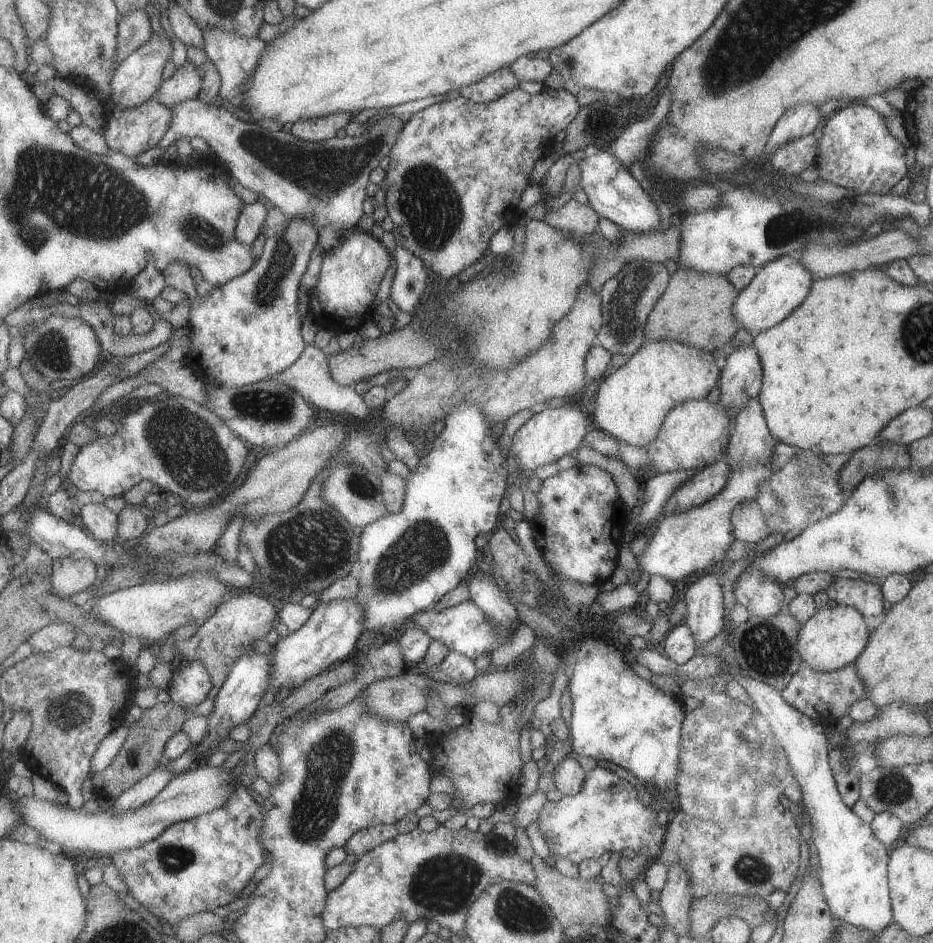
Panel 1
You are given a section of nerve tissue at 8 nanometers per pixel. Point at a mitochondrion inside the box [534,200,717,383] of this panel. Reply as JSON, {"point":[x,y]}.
{"point":[633,288]}

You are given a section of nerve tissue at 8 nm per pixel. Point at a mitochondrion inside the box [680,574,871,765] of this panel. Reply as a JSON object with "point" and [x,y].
{"point":[759,645]}

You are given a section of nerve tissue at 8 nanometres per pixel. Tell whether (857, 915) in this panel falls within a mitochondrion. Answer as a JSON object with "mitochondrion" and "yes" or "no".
{"mitochondrion":"no"}

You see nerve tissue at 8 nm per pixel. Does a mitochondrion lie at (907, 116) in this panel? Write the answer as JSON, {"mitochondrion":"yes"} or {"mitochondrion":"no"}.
{"mitochondrion":"no"}

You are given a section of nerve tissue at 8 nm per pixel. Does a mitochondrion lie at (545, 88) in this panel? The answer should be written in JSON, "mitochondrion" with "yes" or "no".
{"mitochondrion":"no"}

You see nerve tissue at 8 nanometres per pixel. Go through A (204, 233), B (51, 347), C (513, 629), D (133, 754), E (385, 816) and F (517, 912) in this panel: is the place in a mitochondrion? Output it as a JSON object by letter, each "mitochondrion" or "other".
{"A":"mitochondrion","B":"mitochondrion","C":"other","D":"mitochondrion","E":"other","F":"mitochondrion"}

